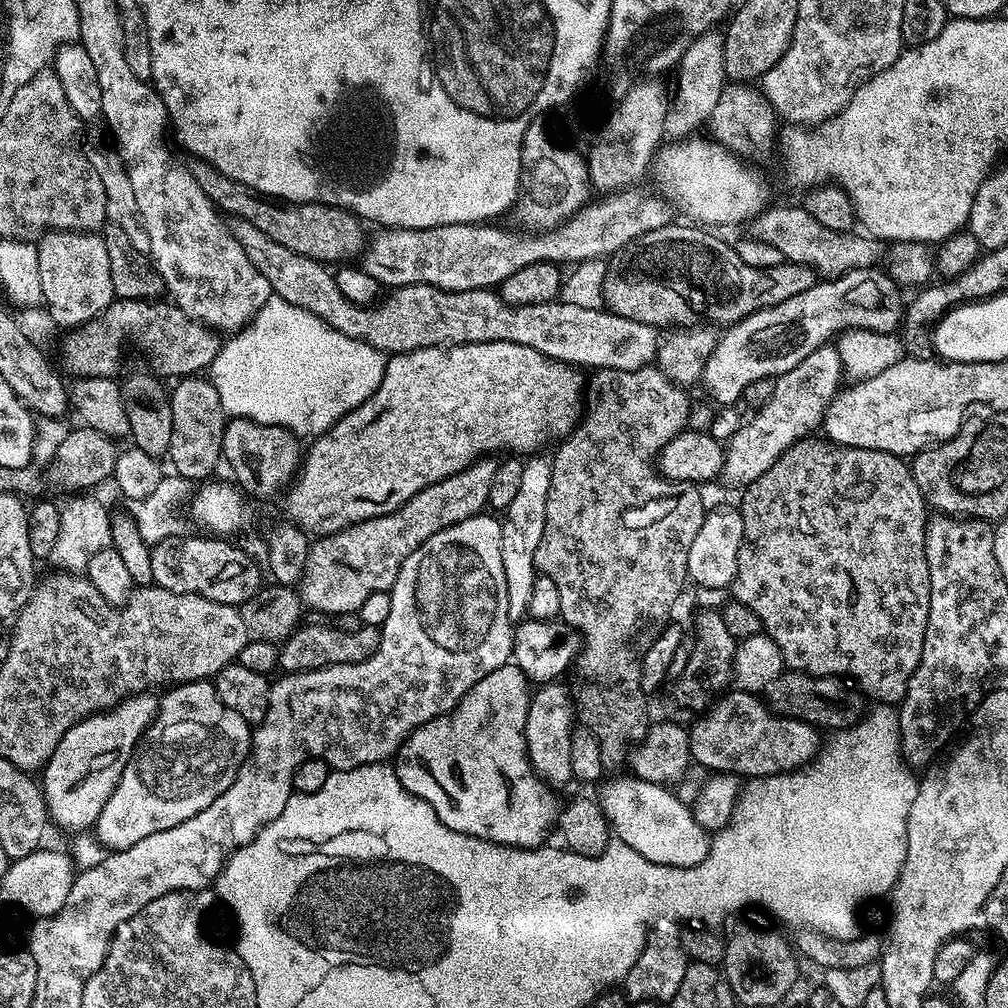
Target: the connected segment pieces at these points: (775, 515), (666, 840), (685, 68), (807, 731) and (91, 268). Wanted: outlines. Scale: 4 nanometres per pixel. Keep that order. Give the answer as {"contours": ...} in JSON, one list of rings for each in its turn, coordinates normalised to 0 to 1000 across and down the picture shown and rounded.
{"contours":[[[[799,435],[785,440],[779,448],[752,474],[737,485],[738,497],[732,507],[738,519],[738,536],[732,550],[731,569],[724,580],[725,590],[738,598],[755,615],[757,626],[776,645],[779,660],[785,666],[805,671],[844,673],[858,691],[865,690],[877,700],[889,700],[901,687],[901,678],[915,653],[915,637],[919,633],[919,617],[923,609],[923,565],[919,558],[919,526],[923,515],[917,491],[905,473],[905,465],[894,453],[862,444],[823,442],[817,435]]],[[[626,777],[607,778],[603,786],[593,790],[593,797],[601,804],[604,817],[609,819],[610,832],[642,849],[645,855],[674,859],[696,855],[705,843],[706,834],[684,803],[675,802],[674,796],[667,794],[663,787],[666,785],[661,784],[658,778]]],[[[714,34],[694,36],[677,54],[673,66],[670,68],[671,92],[665,95],[659,134],[665,140],[679,141],[693,127],[697,128],[702,122],[704,113],[708,113],[708,105],[712,105],[712,97],[716,97],[716,89],[720,82],[718,74],[718,38]]],[[[726,685],[721,688],[715,689],[710,697],[706,699],[704,705],[701,708],[695,709],[689,717],[690,716],[690,719],[686,719],[683,728],[687,752],[691,759],[694,757],[696,761],[703,762],[701,765],[706,768],[729,768],[735,772],[753,772],[755,770],[770,770],[773,766],[789,766],[807,757],[810,752],[810,747],[813,746],[815,741],[815,733],[813,734],[814,727],[807,720],[807,718],[801,718],[795,714],[785,714],[783,710],[772,710],[762,701],[761,697],[759,697],[753,689],[737,685]]],[[[52,228],[40,236],[37,246],[44,302],[50,304],[51,315],[63,327],[75,327],[95,317],[114,298],[109,259],[100,233]]]]}

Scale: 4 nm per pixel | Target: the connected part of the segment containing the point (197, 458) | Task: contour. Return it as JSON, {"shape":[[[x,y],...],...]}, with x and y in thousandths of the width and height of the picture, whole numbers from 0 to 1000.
{"shape":[[[202,373],[182,374],[169,389],[171,407],[171,432],[166,448],[172,467],[188,478],[207,475],[221,451],[221,437],[225,410],[216,394],[216,387],[209,376]]]}

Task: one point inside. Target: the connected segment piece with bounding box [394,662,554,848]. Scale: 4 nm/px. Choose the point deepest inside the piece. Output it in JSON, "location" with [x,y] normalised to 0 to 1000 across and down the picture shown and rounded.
{"location":[467,760]}

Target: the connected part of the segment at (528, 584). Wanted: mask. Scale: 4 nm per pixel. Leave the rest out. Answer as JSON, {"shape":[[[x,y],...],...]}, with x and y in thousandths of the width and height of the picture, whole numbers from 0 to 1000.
{"shape":[[[528,450],[520,456],[518,462],[518,478],[510,498],[500,505],[496,521],[496,541],[498,542],[498,565],[502,565],[502,601],[506,613],[516,617],[525,610],[527,589],[530,577],[534,572],[530,546],[534,546],[534,538],[538,535],[538,522],[542,522],[542,490],[546,490],[546,470],[548,457],[542,451]]]}

